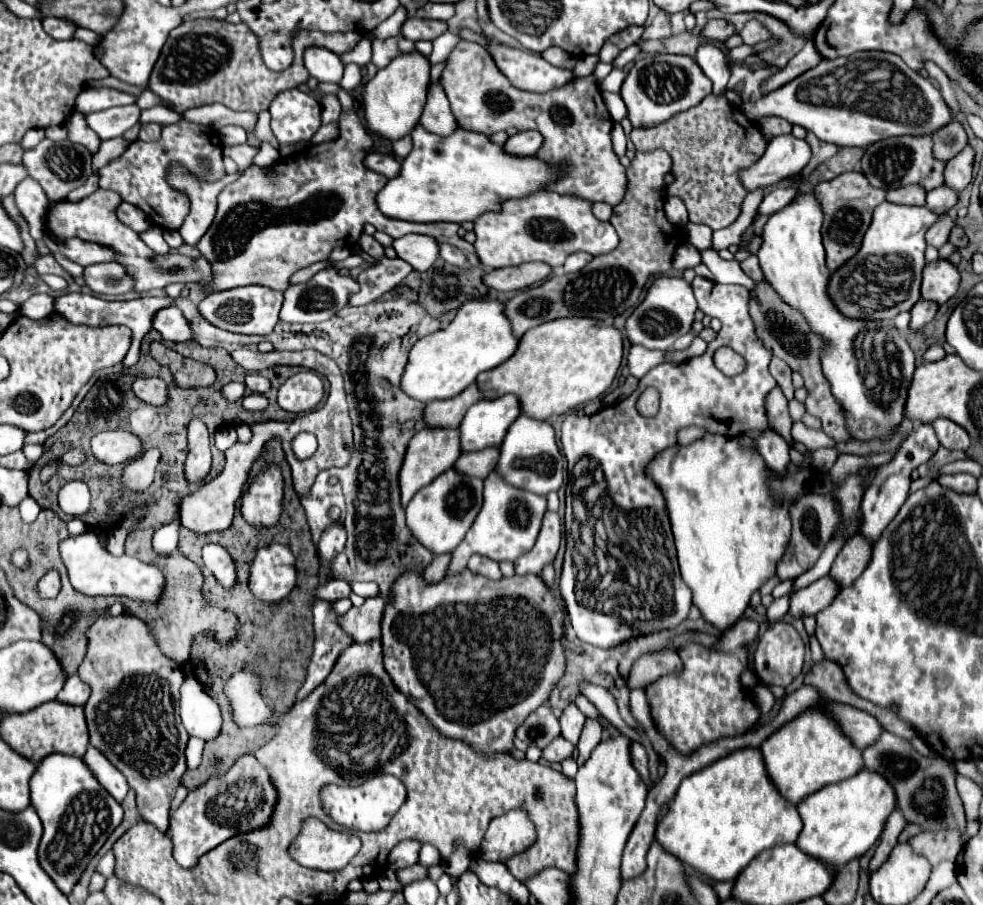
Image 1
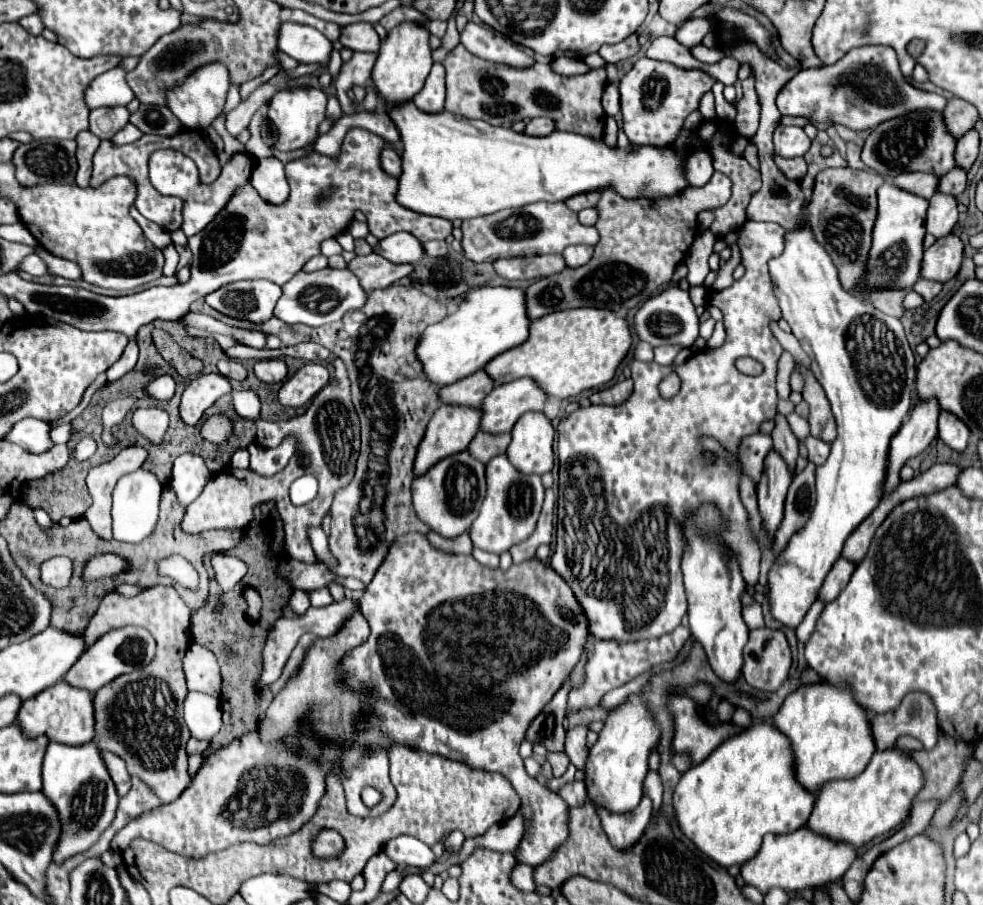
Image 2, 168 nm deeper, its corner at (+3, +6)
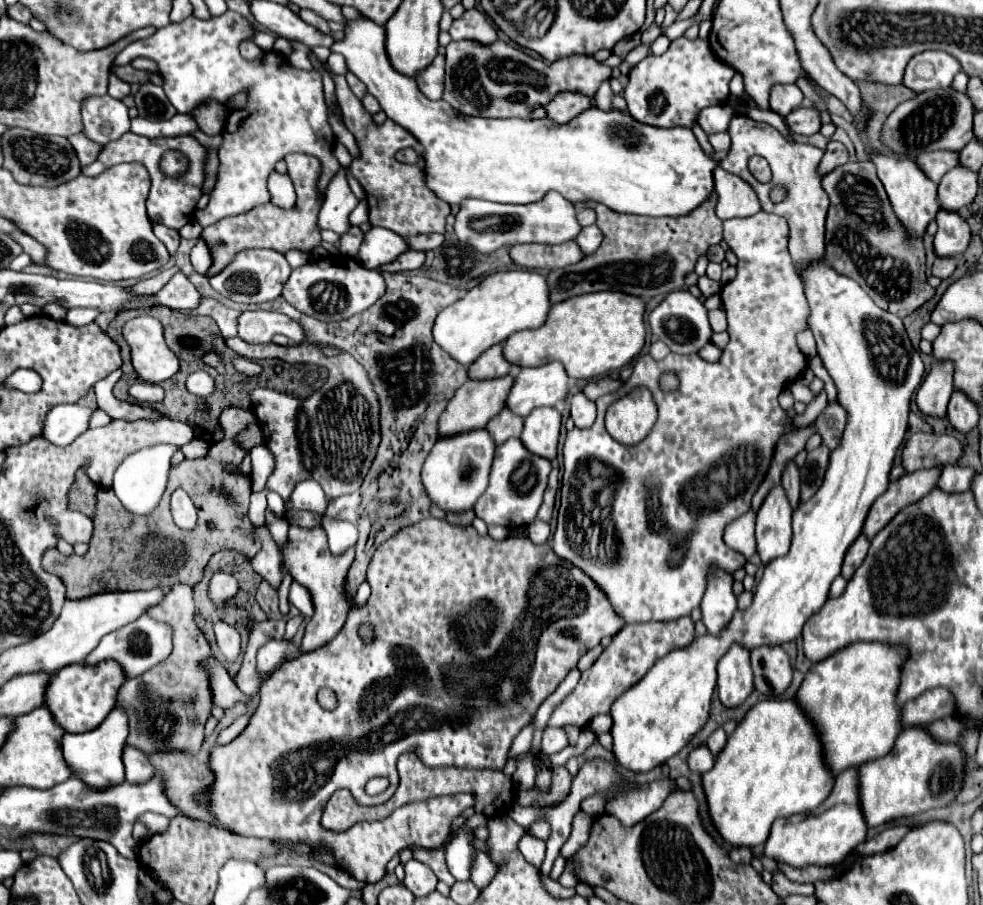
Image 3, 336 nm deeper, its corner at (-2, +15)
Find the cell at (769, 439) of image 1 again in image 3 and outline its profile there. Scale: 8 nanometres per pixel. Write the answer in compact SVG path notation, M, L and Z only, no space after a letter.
M777 486L769 492L763 506L757 512L757 554L761 564L785 556L791 544L791 506L783 492L783 486Z

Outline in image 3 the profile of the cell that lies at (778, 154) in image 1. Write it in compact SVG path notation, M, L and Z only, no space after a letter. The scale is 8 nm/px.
M815 106L809 108L797 108L787 116L787 124L797 134L817 134L821 130L821 112Z

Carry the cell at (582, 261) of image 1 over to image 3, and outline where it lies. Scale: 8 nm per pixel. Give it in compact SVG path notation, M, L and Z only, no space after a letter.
M591 224L591 226L583 228L575 240L581 246L583 254L593 254L599 248L599 244L601 244L603 234L601 234L601 230L595 224Z

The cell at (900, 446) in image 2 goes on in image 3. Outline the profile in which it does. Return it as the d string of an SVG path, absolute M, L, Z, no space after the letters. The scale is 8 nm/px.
M935 360L915 396L919 410L927 416L945 416L953 390L953 364Z

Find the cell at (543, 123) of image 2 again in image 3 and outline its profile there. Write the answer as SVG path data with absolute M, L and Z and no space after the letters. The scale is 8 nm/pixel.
M561 92L547 104L547 116L557 124L567 124L571 118L579 116L587 108L595 106L595 98L583 96L581 92Z

